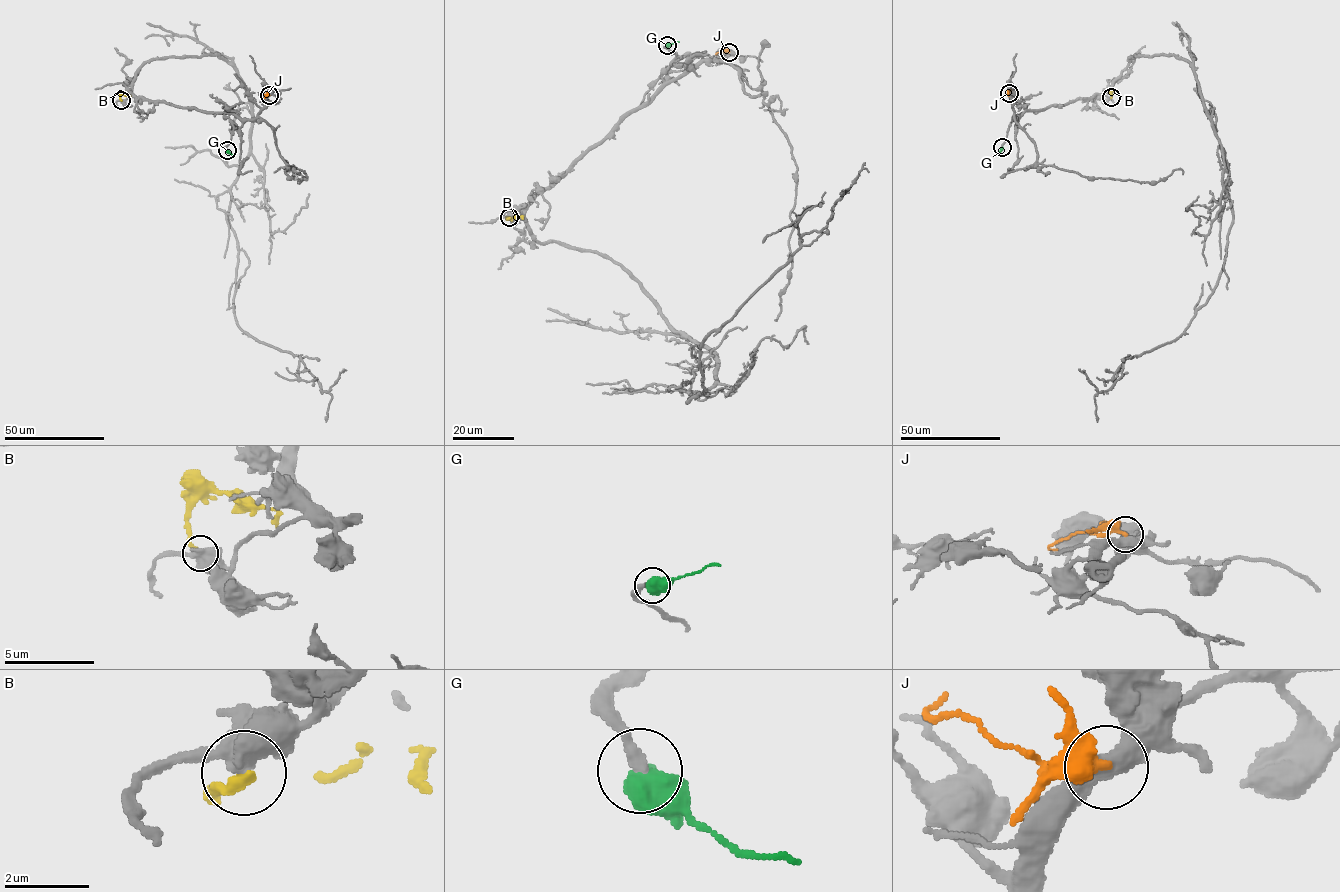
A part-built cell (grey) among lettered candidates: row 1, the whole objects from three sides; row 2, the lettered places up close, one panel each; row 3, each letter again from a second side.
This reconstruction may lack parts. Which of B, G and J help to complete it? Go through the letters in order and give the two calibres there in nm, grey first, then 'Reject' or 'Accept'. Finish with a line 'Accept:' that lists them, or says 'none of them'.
B: Thickness 500 nm (grey) against 280 nm. Reject
G: Thickness 280 nm (grey) against 700 nm. Reject
J: Thickness 460 nm (grey) against 440 nm. Reject
Accept: none of them

